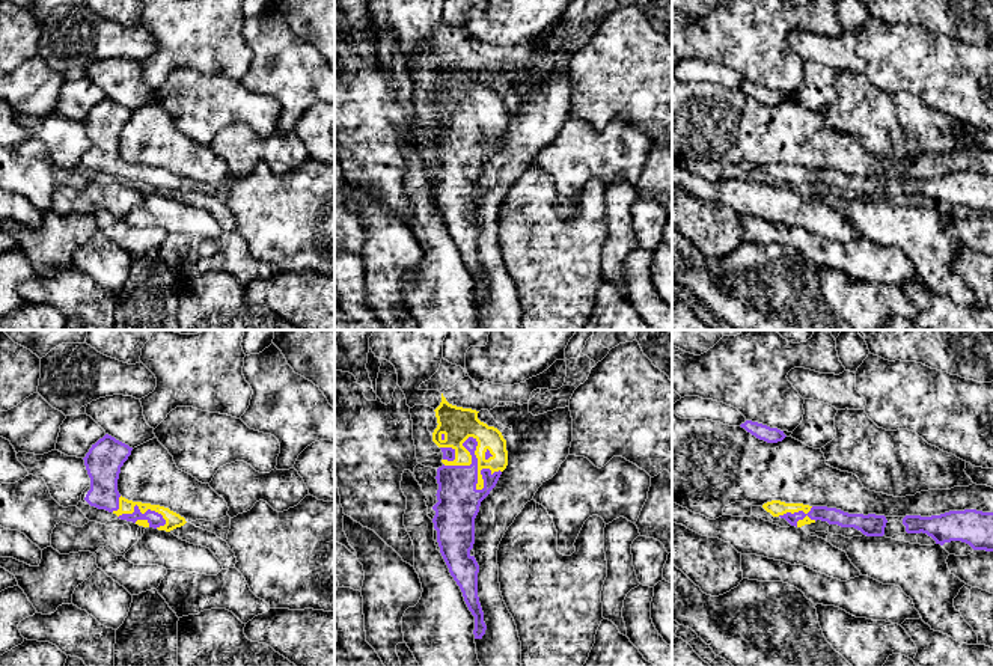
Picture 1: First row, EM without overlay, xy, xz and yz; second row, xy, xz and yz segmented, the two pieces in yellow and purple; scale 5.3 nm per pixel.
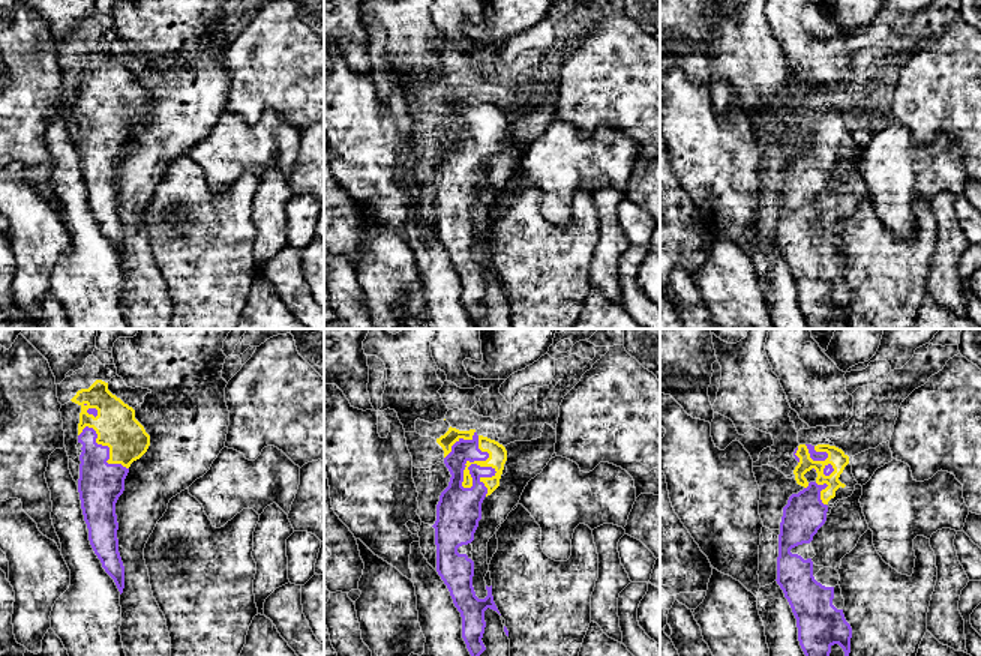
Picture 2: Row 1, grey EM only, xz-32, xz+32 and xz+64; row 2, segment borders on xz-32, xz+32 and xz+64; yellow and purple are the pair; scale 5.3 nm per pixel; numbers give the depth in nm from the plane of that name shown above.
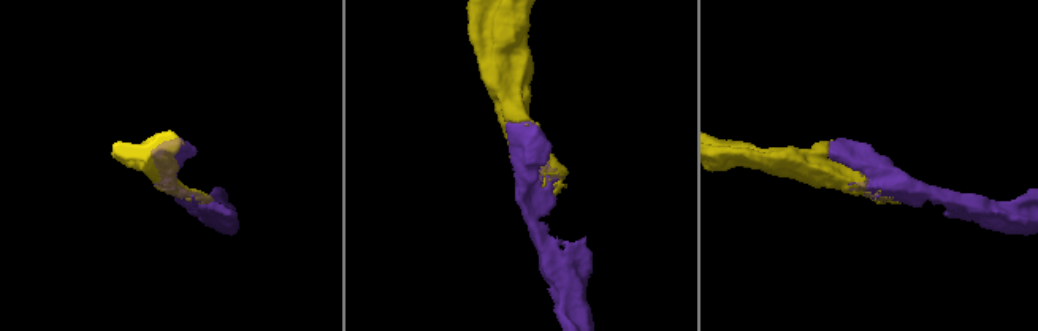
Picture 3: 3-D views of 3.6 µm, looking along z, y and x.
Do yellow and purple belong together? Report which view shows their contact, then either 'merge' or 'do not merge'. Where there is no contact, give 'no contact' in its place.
meets yellow in xz; merge

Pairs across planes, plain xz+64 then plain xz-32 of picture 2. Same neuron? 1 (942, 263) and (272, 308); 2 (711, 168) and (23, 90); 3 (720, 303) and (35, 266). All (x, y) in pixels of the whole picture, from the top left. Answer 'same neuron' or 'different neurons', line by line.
1: different neurons
2: same neuron
3: same neuron

